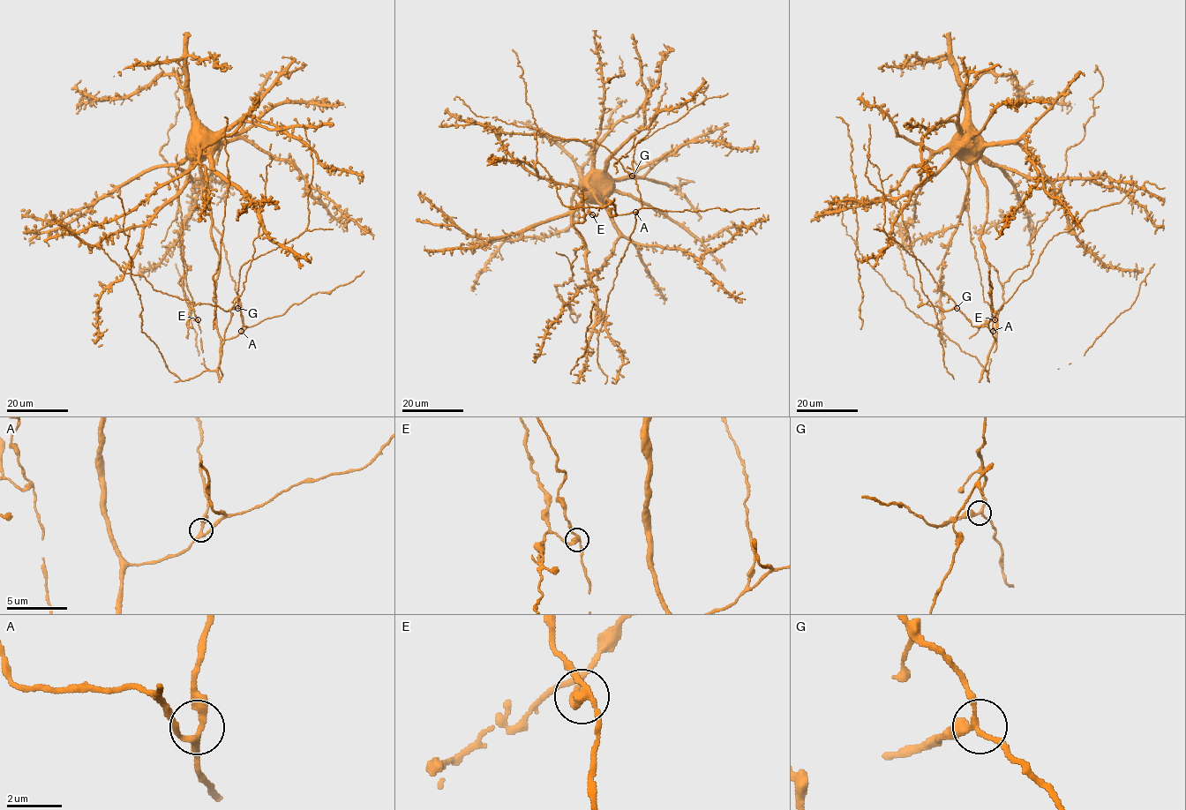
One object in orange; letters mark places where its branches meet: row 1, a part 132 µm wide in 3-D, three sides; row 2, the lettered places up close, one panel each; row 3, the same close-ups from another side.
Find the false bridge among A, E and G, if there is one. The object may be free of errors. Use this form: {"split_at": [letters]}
{"split_at": ["E"]}

